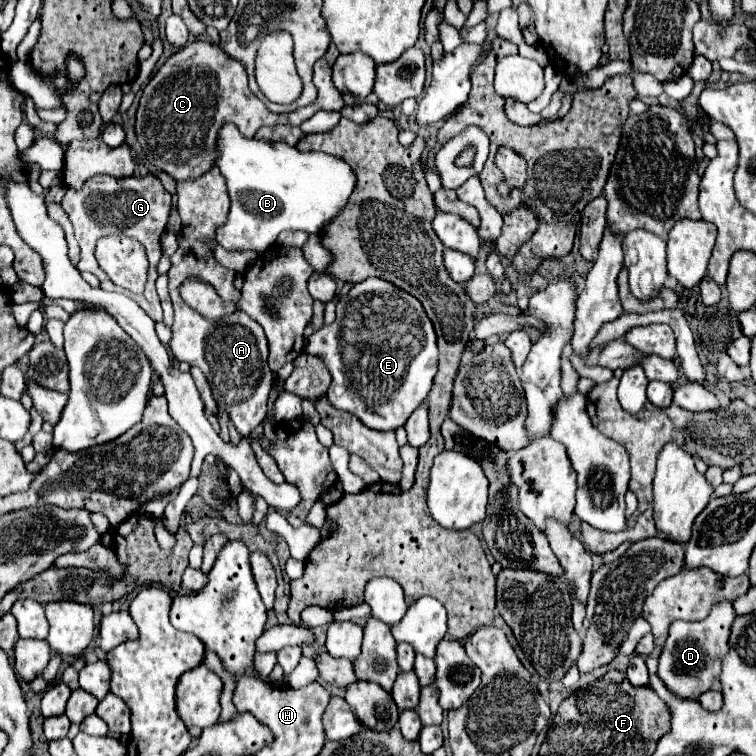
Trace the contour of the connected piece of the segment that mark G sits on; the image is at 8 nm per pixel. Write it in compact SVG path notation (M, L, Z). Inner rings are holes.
M151 174L121 178L119 182L121 184L115 184L115 178L111 178L111 176L95 176L95 178L87 180L85 186L79 192L73 190L73 188L67 188L67 192L65 192L63 200L61 200L61 206L67 212L67 216L69 216L71 224L73 224L73 230L75 230L75 238L77 238L77 242L81 246L81 262L77 264L77 268L93 272L99 278L103 290L123 292L123 294L131 296L155 322L161 322L163 312L161 312L161 300L159 300L157 290L155 290L155 280L159 276L157 274L157 264L159 264L159 258L161 258L159 238L165 232L165 226L167 226L167 220L169 220L171 194ZM109 234L131 236L131 238L137 238L145 246L147 258L149 258L149 280L147 280L145 292L141 296L129 294L123 288L115 286L109 280L109 276L103 270L99 270L99 264L95 262L93 250L95 250L97 240L103 238L103 236L109 236Z

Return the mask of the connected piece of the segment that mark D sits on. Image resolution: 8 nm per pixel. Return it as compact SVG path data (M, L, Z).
M719 602L701 622L687 624L677 620L671 624L669 638L661 650L657 668L657 676L671 694L683 700L699 700L699 696L711 688L713 680L717 680L721 674L721 660L725 652L729 652L729 628L733 626L733 620L735 610L731 602Z

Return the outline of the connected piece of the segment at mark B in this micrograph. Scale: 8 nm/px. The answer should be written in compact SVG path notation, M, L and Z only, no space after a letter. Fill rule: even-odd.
M227 124L221 128L217 138L217 168L227 180L229 196L231 196L231 210L227 222L217 232L217 244L225 250L259 250L265 252L269 246L275 244L279 232L285 230L303 230L309 234L321 234L321 230L345 208L349 196L357 184L353 176L353 168L345 164L345 160L325 154L325 152L299 152L297 148L285 142L265 142L257 138L245 138L237 126Z

